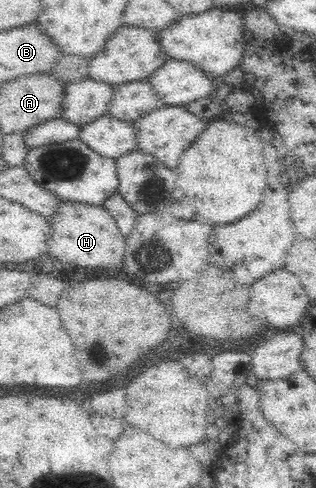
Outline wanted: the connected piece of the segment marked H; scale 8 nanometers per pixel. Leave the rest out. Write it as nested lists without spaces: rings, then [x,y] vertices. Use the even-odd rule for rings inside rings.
[[[60,202],[56,211],[48,217],[48,225],[52,227],[48,253],[64,263],[72,263],[76,267],[114,267],[122,265],[124,237],[116,225],[116,220],[102,206],[86,205],[85,203]]]

